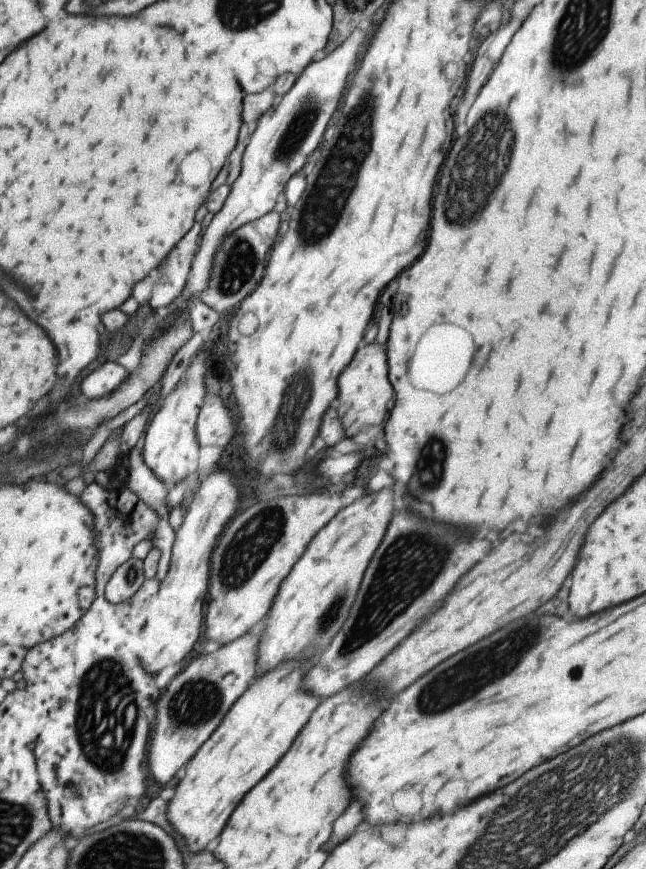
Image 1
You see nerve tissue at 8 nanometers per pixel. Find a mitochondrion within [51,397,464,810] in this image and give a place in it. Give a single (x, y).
(105, 718)

